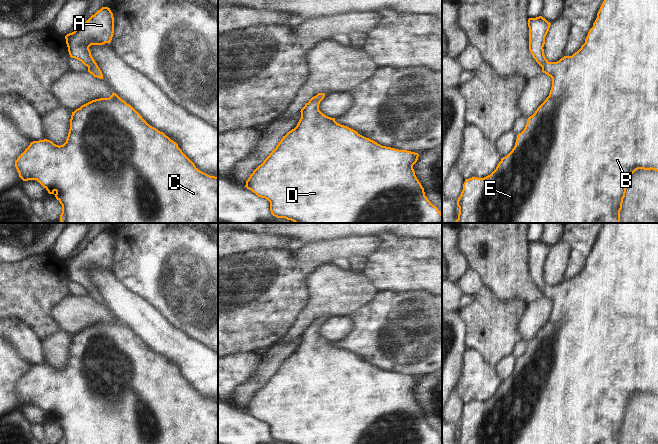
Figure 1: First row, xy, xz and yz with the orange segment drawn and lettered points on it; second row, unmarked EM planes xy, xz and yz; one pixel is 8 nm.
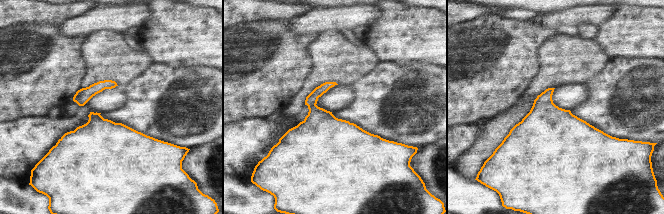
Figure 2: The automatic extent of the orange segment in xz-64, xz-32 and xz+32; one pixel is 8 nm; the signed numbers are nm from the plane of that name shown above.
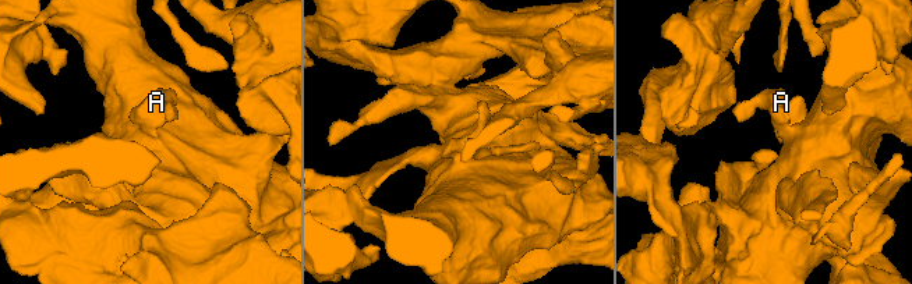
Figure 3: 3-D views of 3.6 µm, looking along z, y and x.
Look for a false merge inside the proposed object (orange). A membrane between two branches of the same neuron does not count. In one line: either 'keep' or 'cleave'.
keep

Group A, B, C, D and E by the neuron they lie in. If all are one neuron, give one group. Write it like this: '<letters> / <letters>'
A B C D E

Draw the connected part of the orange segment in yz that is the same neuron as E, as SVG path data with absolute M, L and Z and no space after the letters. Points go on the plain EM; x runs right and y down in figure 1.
M604 223L597 237L597 242L593 247L593 251L588 256L585 267L572 280L564 280L557 286L549 286L544 279L543 271L550 249L551 247L542 240L528 243L529 274L536 286L542 291L542 296L552 302L552 311L549 320L537 332L535 337L528 342L524 354L517 359L514 372L507 380L501 382L496 393L484 402L472 401L465 404L461 419L457 424L457 430L459 431L457 444L620 444L623 423L632 398L638 393L652 393L658 396L658 223Z

